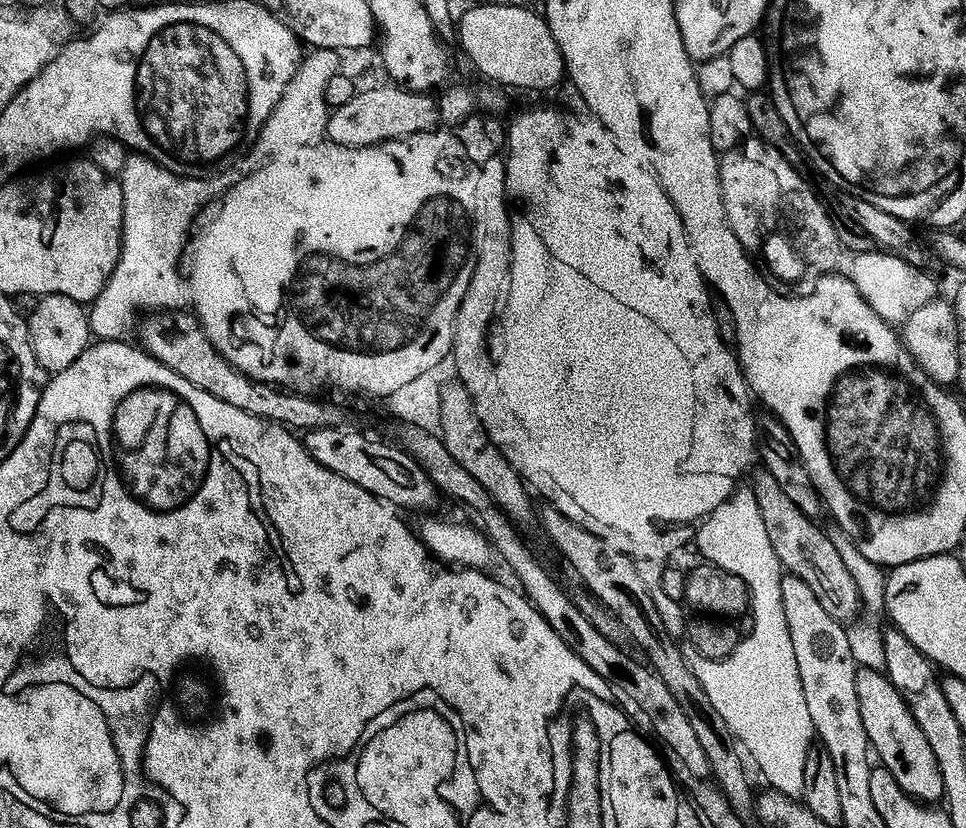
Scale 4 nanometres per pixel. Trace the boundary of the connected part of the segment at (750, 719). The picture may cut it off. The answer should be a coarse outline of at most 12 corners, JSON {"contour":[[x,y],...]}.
{"contour":[[750,490],[699,521],[752,629],[684,660],[768,784],[803,794],[814,739],[782,565]]}

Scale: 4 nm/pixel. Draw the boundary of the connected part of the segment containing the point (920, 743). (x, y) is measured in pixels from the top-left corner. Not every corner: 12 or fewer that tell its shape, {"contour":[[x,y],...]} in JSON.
{"contour":[[856,669],[875,759],[907,796],[939,801],[926,734],[884,672]]}

